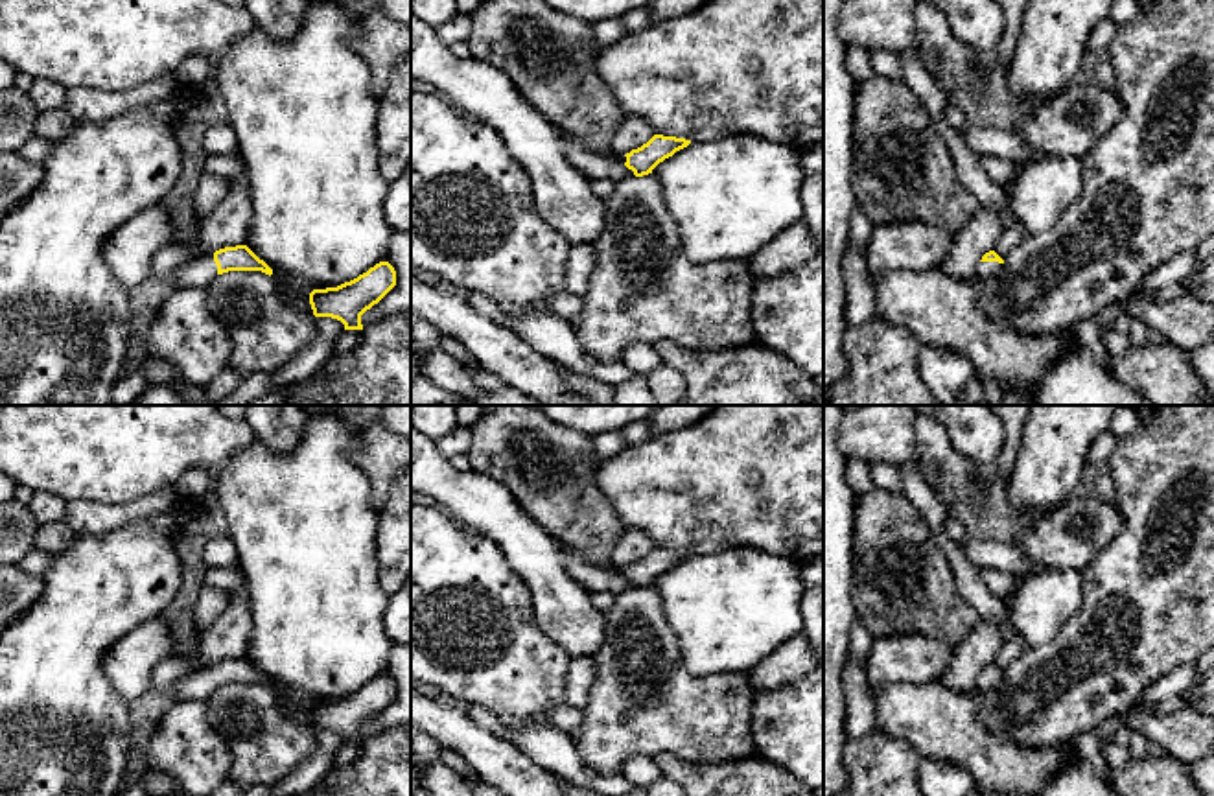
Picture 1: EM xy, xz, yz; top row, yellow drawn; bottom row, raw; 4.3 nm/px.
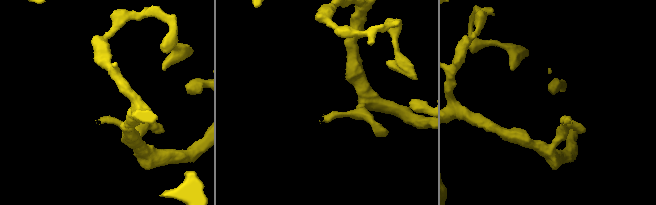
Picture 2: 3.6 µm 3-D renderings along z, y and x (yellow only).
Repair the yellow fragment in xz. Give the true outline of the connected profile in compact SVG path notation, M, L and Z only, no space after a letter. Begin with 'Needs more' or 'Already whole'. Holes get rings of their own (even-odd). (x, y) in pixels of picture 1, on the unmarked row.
Already whole. M654 547L647 556L625 568L625 579L632 582L636 590L648 588L660 575L689 556L691 553L685 551Z

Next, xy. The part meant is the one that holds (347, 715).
Already whole. M379 674L357 691L337 700L313 702L309 717L315 730L332 730L344 737L344 743L363 743L361 728L378 717L396 698L396 684L389 674Z

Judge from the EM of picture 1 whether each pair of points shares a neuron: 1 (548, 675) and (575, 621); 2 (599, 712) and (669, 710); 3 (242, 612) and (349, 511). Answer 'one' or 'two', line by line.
1: two
2: one
3: two

